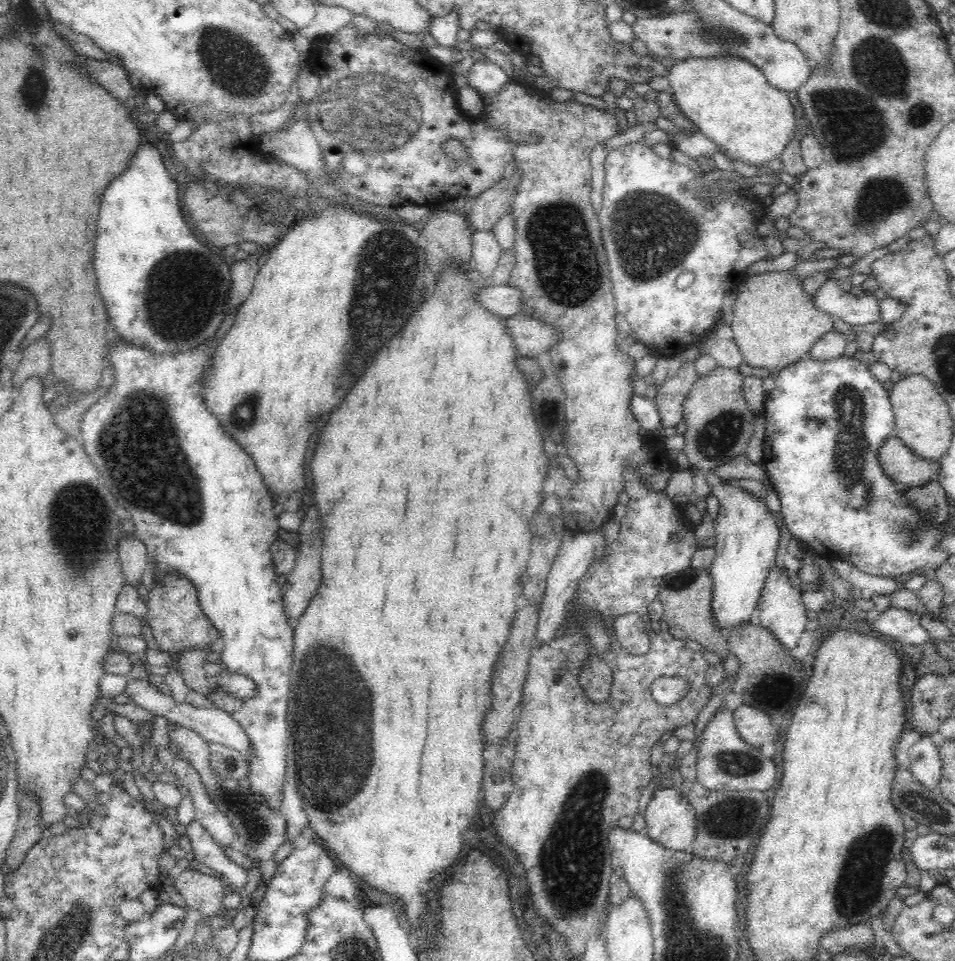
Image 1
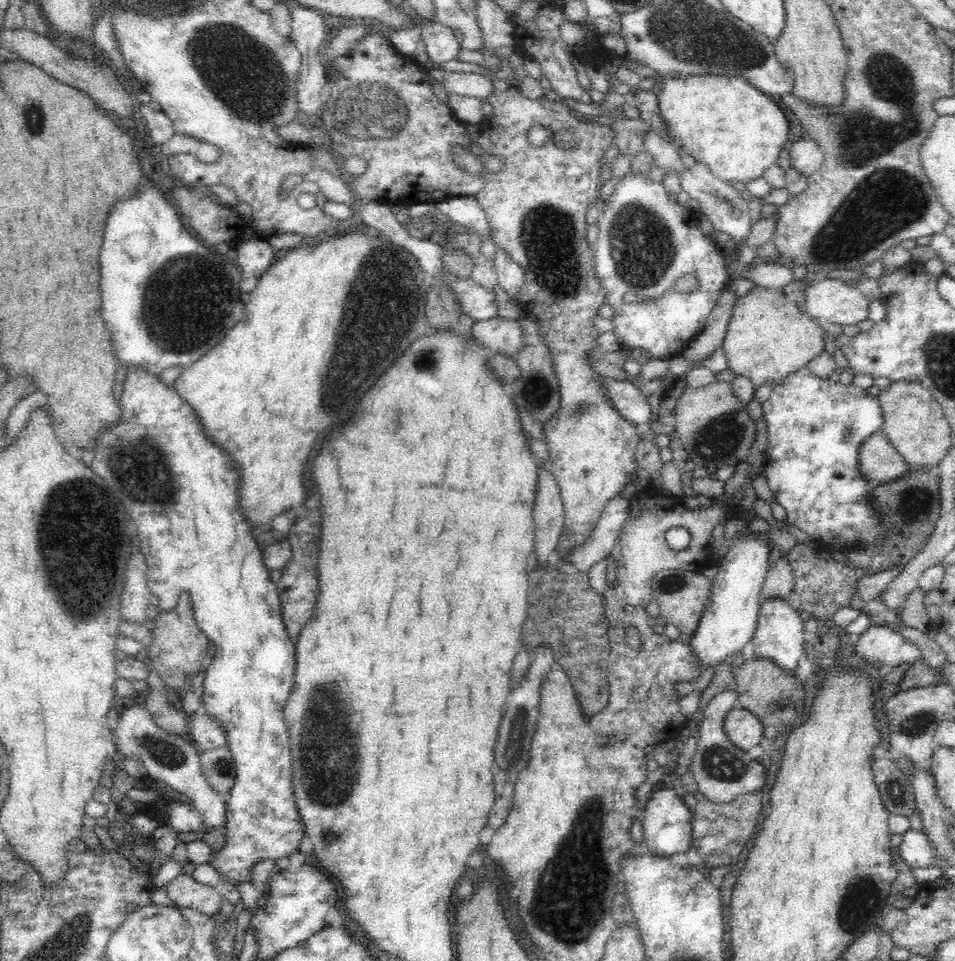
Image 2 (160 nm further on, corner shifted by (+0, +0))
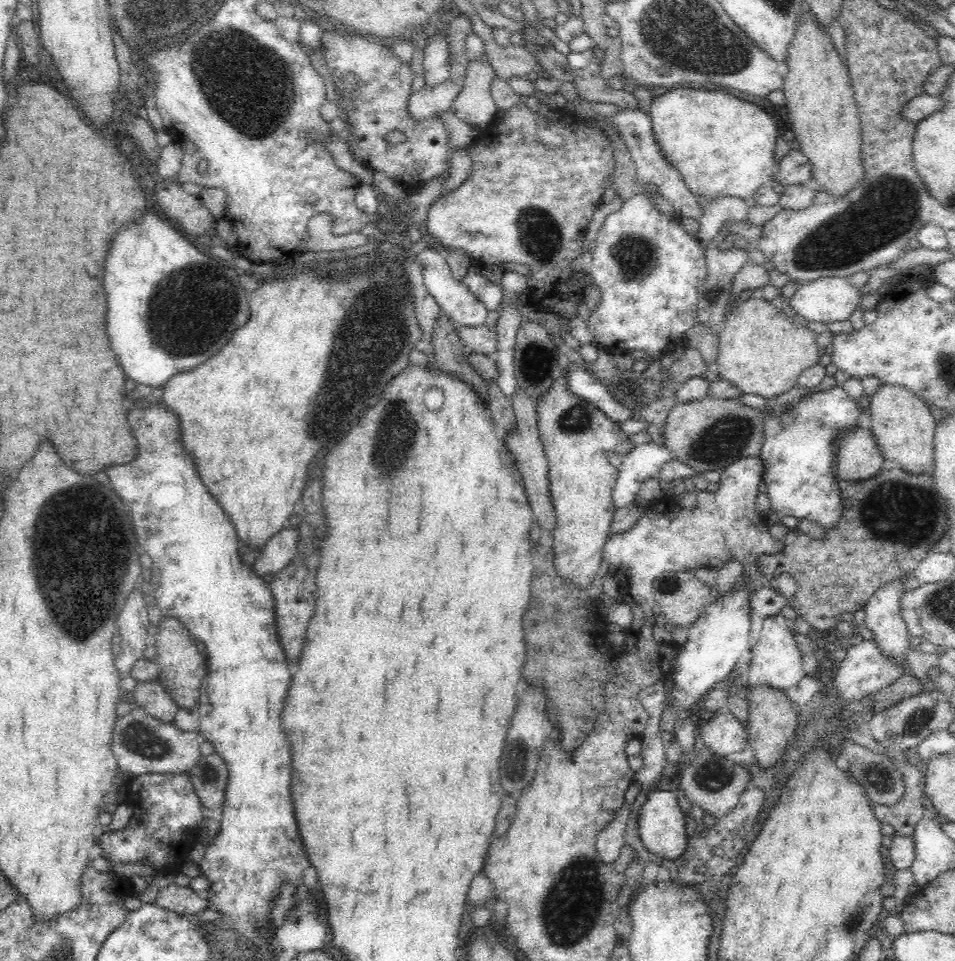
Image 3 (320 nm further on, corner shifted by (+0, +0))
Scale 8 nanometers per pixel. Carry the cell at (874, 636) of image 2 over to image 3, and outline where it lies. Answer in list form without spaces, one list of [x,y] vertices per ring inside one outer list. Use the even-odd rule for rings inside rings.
[[[859,638],[855,645],[847,648],[846,655],[843,655],[840,663],[836,667],[836,674],[834,673],[832,686],[837,694],[837,700],[843,702],[842,704],[849,704],[850,702],[860,702],[862,698],[872,696],[879,690],[891,685],[899,676],[902,676],[907,671],[907,661],[901,663],[892,661],[888,657],[884,657],[882,652],[878,651],[872,638]]]

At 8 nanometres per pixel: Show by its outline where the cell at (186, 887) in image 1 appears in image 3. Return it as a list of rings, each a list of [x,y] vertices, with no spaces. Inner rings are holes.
[[[173,883],[159,890],[154,904],[166,910],[172,910],[176,914],[189,916],[206,908],[208,899],[204,894],[192,891],[190,887],[180,887]]]

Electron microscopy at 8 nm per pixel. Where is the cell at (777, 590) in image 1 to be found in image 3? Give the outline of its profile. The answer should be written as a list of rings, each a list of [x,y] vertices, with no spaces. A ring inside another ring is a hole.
[[[781,613],[767,618],[757,643],[750,647],[751,661],[749,662],[747,689],[755,689],[766,685],[778,691],[789,692],[796,688],[807,674],[802,669],[802,653],[792,637],[792,623]]]

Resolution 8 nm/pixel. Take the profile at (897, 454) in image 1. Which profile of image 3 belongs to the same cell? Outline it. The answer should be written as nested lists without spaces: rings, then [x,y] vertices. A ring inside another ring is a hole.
[[[852,426],[838,432],[834,440],[834,473],[844,481],[858,481],[876,476],[884,457],[876,446],[871,429]]]

